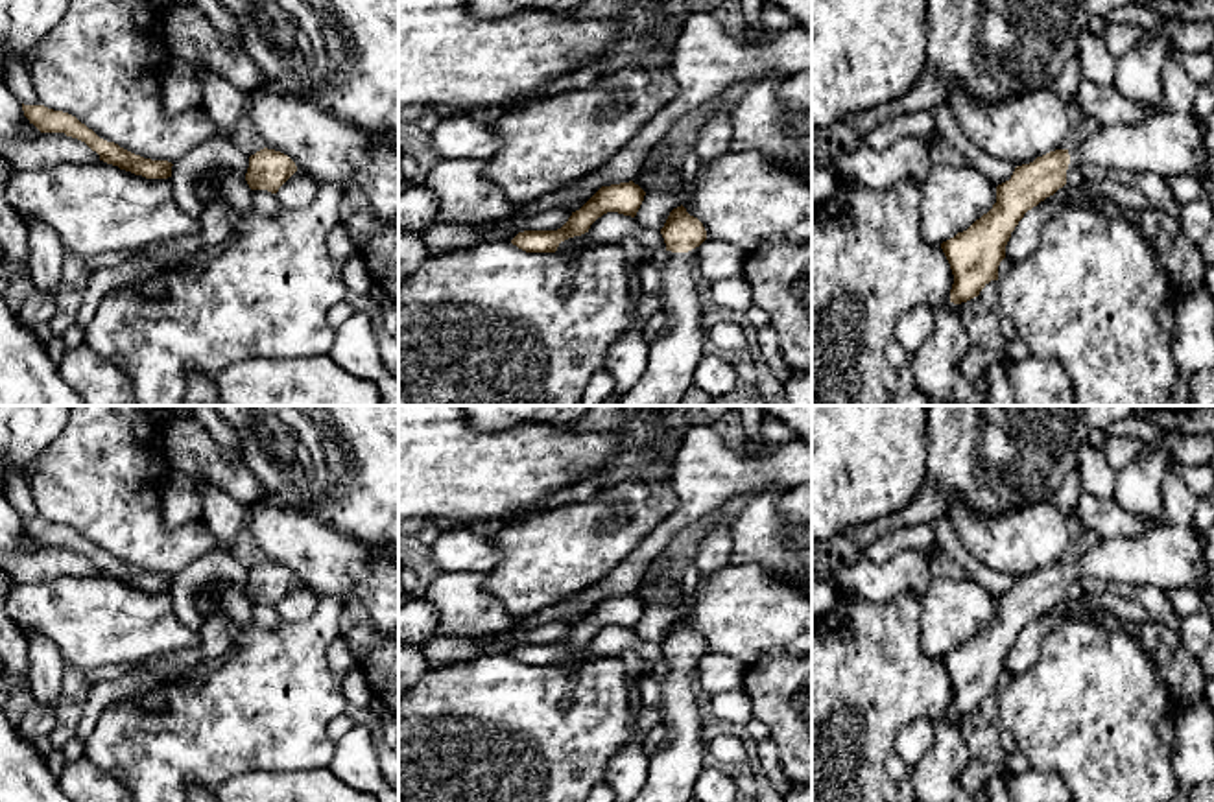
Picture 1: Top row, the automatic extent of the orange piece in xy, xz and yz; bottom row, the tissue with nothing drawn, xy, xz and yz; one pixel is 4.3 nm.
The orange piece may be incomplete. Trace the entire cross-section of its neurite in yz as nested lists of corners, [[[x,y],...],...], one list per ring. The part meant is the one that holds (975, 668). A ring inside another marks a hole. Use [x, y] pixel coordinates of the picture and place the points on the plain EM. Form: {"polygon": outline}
{"polygon": [[[1055,562],[1017,579],[1011,592],[996,599],[996,616],[967,643],[941,656],[954,697],[950,715],[961,717],[998,693],[1011,645],[1028,623],[1066,597],[1068,562]]]}

